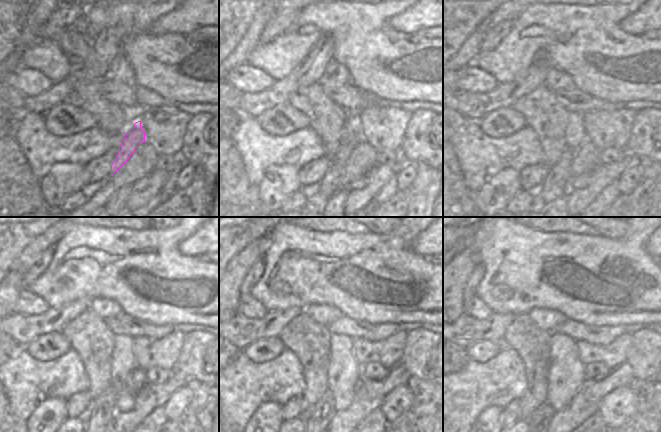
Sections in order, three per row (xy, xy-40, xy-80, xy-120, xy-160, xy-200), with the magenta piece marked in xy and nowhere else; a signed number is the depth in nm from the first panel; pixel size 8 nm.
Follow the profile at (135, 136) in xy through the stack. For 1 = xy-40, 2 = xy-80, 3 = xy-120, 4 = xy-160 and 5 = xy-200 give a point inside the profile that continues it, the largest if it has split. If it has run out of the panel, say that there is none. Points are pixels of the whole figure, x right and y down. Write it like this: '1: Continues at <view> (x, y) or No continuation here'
1: Continues at xy-40 (329, 185)
2: Continues at xy-80 (556, 183)
3: Continues at xy-120 (103, 410)
4: Continues at xy-160 (322, 413)
5: Continues at xy-200 (540, 419)

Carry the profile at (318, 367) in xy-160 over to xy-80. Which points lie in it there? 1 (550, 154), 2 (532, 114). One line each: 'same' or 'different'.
1: same
2: same

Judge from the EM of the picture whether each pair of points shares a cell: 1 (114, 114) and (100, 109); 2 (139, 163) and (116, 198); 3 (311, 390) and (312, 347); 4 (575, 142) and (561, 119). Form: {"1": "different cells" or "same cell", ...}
{"1": "same cell", "2": "different cells", "3": "same cell", "4": "different cells"}

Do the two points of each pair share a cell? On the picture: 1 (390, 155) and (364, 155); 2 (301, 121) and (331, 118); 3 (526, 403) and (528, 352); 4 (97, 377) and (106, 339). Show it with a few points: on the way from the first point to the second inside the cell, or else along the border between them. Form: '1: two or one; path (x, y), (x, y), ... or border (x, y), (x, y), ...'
1: two; border (379, 152), (376, 163)
2: two; border (291, 105), (308, 117), (309, 127)
3: one; path (536, 390), (536, 365)
4: one; path (98, 368), (101, 362), (102, 348)

